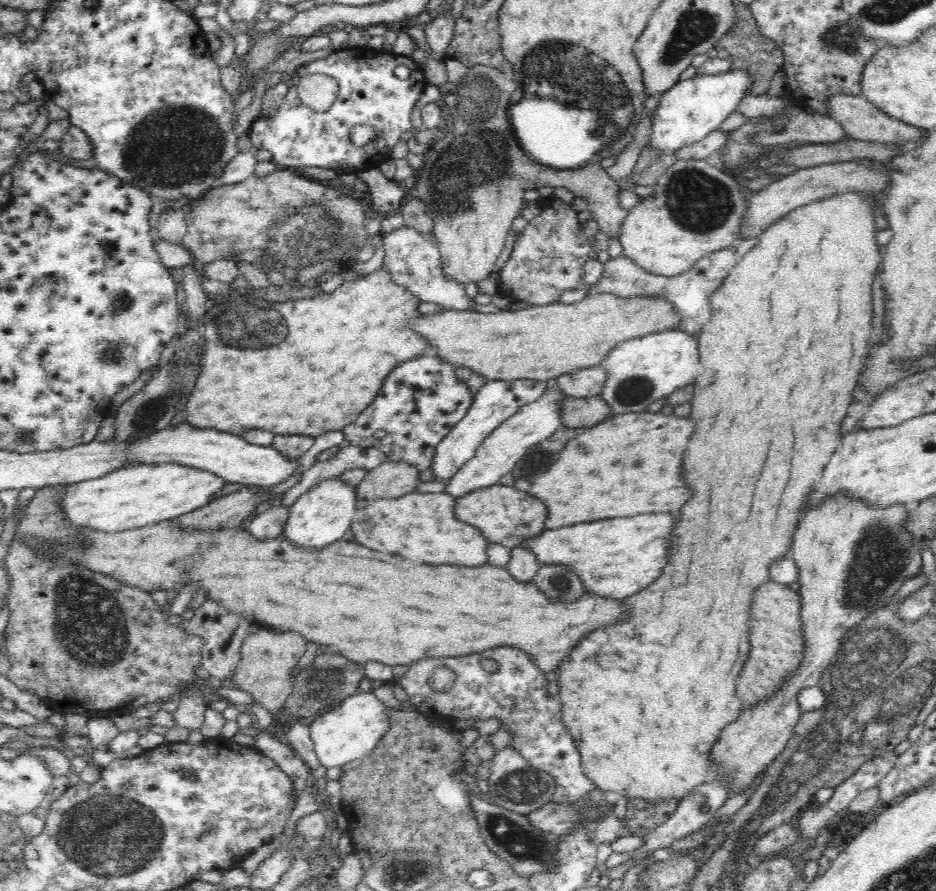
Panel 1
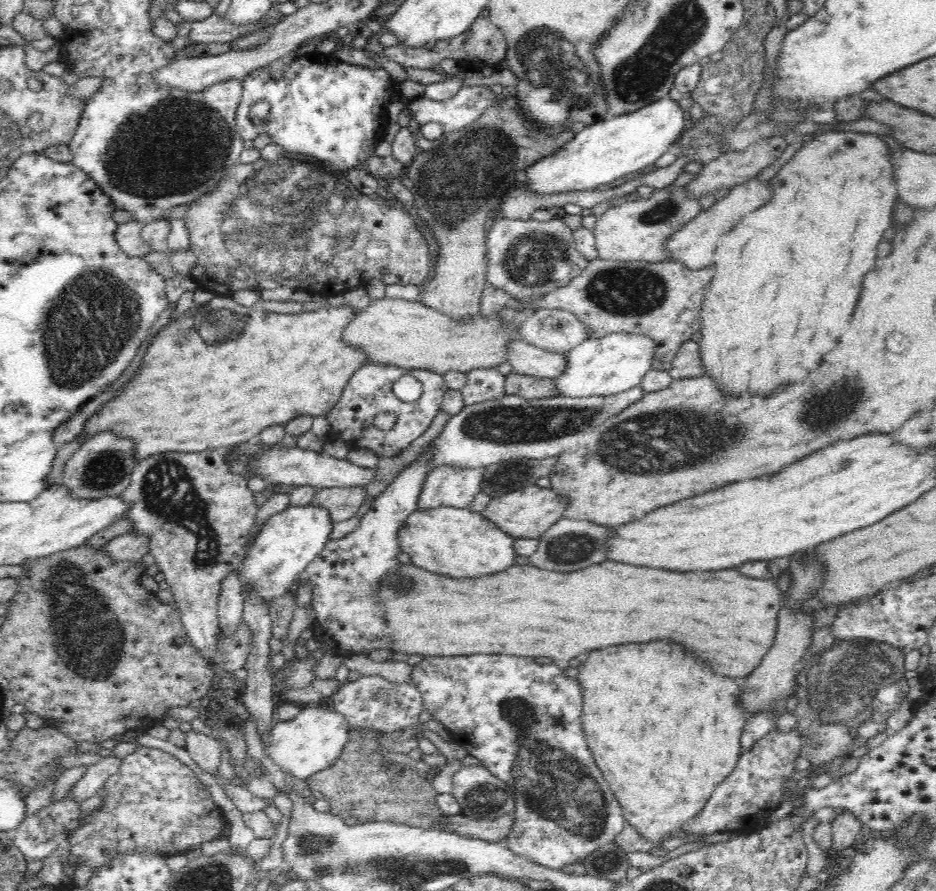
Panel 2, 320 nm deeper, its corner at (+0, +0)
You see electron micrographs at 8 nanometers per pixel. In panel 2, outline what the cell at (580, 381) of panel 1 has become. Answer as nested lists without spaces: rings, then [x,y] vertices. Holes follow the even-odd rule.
[[[523,340],[510,342],[507,351],[508,363],[520,375],[555,379],[566,370],[566,354],[550,352]]]

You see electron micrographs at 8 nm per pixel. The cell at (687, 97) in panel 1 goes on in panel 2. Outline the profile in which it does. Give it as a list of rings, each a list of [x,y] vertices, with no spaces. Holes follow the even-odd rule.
[[[665,97],[636,112],[606,116],[584,127],[561,149],[527,166],[527,183],[525,186],[519,183],[517,187],[525,187],[537,194],[603,189],[624,174],[654,164],[668,152],[675,140],[680,138],[683,128],[690,123],[687,112],[678,107],[677,101]]]

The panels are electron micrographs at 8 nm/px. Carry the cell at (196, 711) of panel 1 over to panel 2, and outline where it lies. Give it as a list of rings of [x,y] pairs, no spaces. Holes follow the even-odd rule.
[[[193,730],[186,733],[185,741],[185,749],[188,750],[192,760],[194,760],[204,772],[216,775],[223,754],[218,741],[213,737]]]

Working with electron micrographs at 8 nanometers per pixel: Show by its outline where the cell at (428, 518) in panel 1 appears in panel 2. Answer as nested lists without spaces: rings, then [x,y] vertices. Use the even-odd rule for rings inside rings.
[[[470,507],[416,510],[408,516],[398,534],[400,552],[410,554],[412,564],[450,578],[478,578],[507,570],[516,564],[514,540],[496,523]]]

